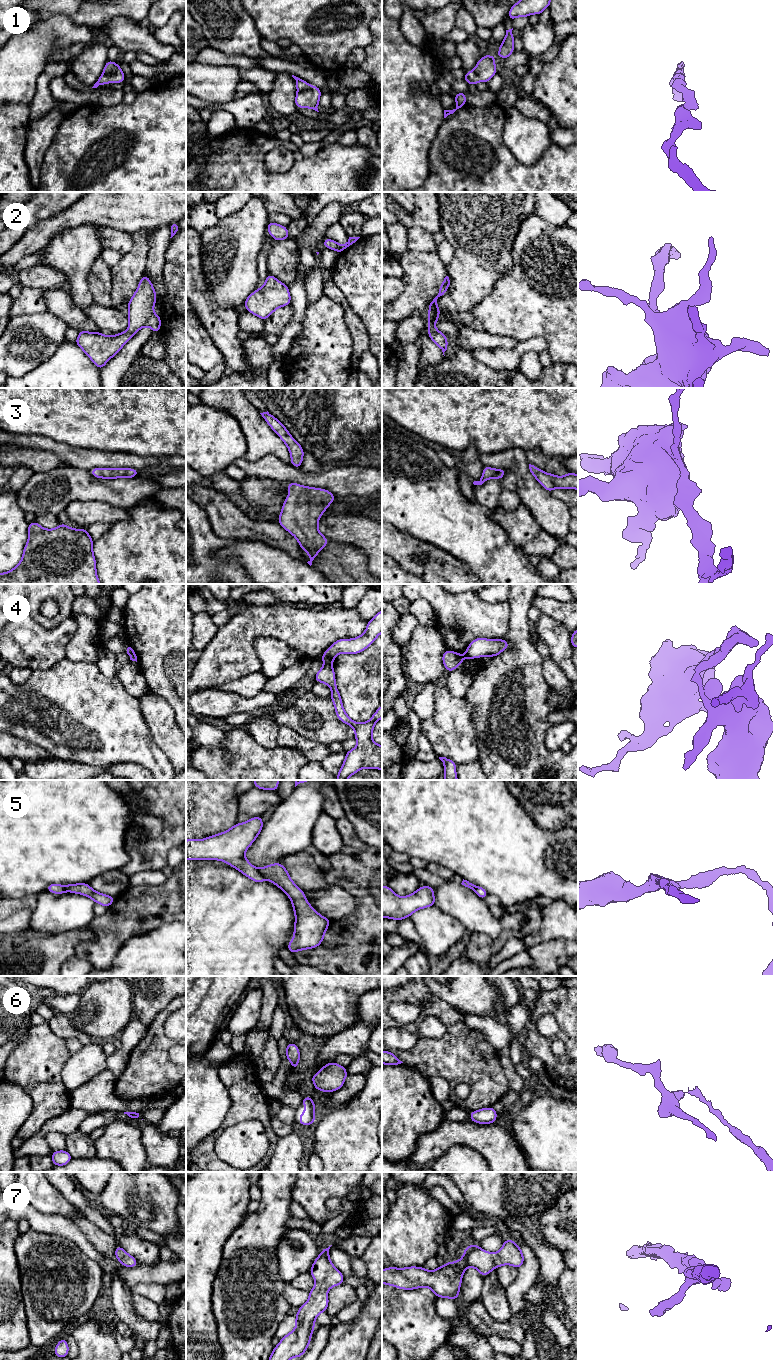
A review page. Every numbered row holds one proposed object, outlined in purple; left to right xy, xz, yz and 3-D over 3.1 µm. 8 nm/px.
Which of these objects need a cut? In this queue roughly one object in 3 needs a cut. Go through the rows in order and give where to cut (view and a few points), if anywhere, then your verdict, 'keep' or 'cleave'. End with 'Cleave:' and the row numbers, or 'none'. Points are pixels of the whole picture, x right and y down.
1: no cut | keep
2: no cut | keep
3: no cut | keep
4: xz (325, 663), (331, 665) | cleave
5: xz (257, 869), (266, 878) | cleave
6: xz (325, 1090), (328, 1091) | cleave
7: no cut | keep
Cleave: 4, 5, 6

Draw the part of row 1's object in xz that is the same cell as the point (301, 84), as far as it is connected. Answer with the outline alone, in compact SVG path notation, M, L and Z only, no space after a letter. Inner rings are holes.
M294 75L292 77L296 80L297 94L295 96L295 105L298 108L310 108L317 112L319 99L322 94L321 89L309 85L305 80L300 79Z

